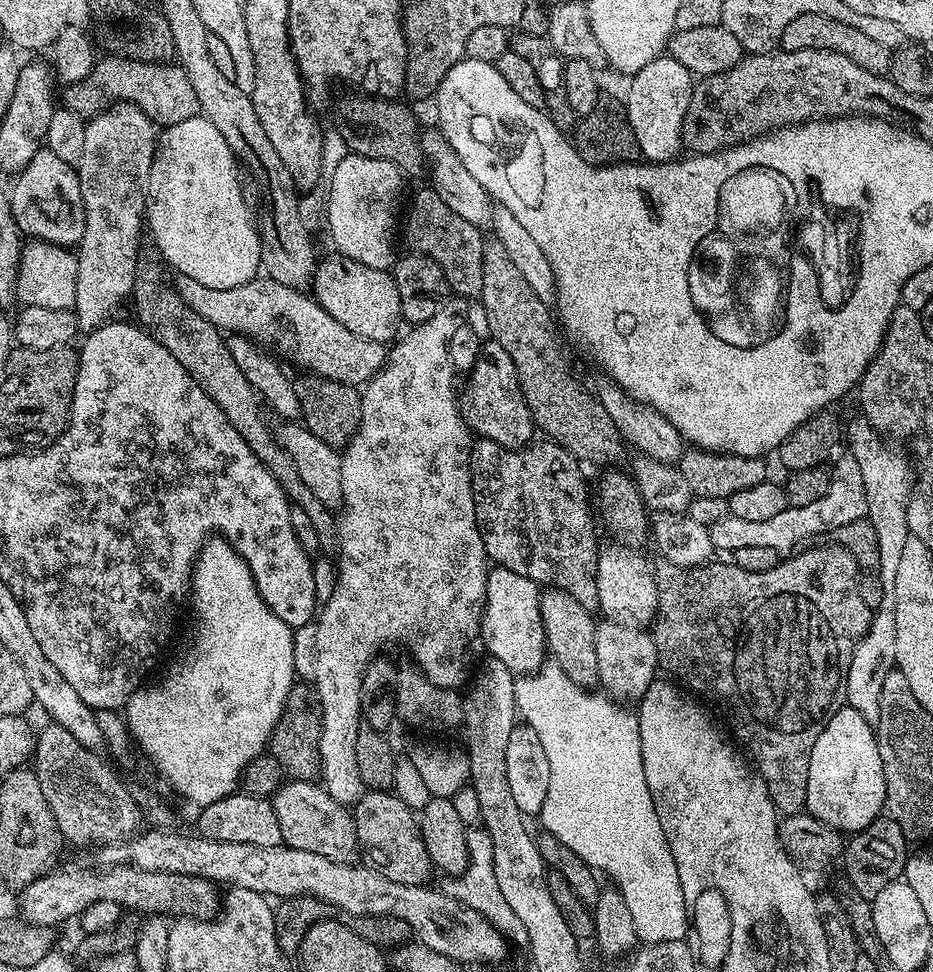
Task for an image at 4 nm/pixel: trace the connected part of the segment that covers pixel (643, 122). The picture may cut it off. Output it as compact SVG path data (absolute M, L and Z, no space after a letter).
M661 54L655 60L646 62L646 66L635 72L631 80L626 107L628 121L640 147L640 156L648 162L675 161L682 152L682 122L686 118L694 87L692 72L673 56Z

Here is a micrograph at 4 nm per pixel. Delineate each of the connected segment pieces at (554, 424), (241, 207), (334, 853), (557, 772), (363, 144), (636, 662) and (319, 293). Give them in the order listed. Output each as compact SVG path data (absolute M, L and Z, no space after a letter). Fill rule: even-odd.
M495 238L485 239L482 258L482 290L478 297L482 316L486 318L493 341L511 354L523 398L537 429L545 432L551 443L561 444L585 465L623 465L623 460L625 463L630 456L626 441L618 426L614 426L614 418L606 414L606 406L602 406L591 391L587 392L576 381L572 373L572 360L560 341L561 333L553 309L532 291L502 242Z
M201 114L186 118L186 122L167 125L159 133L155 156L152 159L152 169L148 175L148 186L146 189L146 228L147 231L152 231L152 240L156 243L157 250L160 251L161 258L159 257L159 259L169 269L177 268L175 271L179 275L185 276L186 278L194 278L194 282L202 282L202 286L214 286L214 290L230 290L234 286L242 286L246 282L257 279L258 273L261 271L258 224L254 219L253 209L251 212L248 209L247 202L244 201L244 192L240 189L240 180L236 177L236 168L238 169L238 161L232 155L226 138L222 138L222 134L218 130L218 126L214 126L214 122L210 122L207 116Z
M289 779L271 797L271 802L287 847L310 850L310 854L322 854L322 858L343 864L351 864L357 859L360 843L356 837L356 817L349 805L338 803L319 783Z
M545 662L536 669L521 675L514 686L514 698L516 699L516 711L519 719L524 720L533 728L535 735L542 738L542 746L546 750L546 758L550 758L550 790L546 790L546 802L542 802L542 810L538 817L543 831L549 836L558 838L562 846L570 846L582 862L595 868L597 873L609 876L611 883L619 888L622 898L626 898L626 906L634 917L634 930L637 937L644 944L657 944L658 942L674 942L683 940L690 932L690 917L688 907L682 894L682 882L678 882L678 866L674 866L674 854L670 854L670 842L666 842L666 834L662 834L662 822L658 822L658 810L654 810L654 798L650 798L650 786L646 786L646 774L642 766L642 742L640 741L640 717L631 707L617 702L611 695L603 691L589 690L585 685L575 684L555 662ZM588 748L608 748L608 761L610 761L610 774L608 775L608 792L588 792Z
M363 98L348 100L344 104L344 120L348 129L344 140L357 156L369 156L385 160L400 167L409 177L425 171L426 157L422 143L422 128L416 125L416 116L396 98Z
M604 618L597 623L594 646L598 646L599 683L605 693L620 702L638 702L658 676L658 650L652 641L651 631L635 623L623 624L620 618Z
M331 255L317 263L316 273L312 275L310 288L314 298L346 330L381 342L395 341L401 331L402 301L391 271L374 270L374 266L362 266L354 258Z

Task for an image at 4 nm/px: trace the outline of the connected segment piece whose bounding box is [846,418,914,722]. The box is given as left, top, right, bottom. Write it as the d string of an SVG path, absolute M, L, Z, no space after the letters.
M857 418L849 424L847 421L846 448L848 444L847 451L862 470L862 484L866 486L868 503L866 519L871 522L878 534L878 567L880 567L878 587L883 593L872 613L872 625L858 642L854 650L854 658L850 658L850 670L846 674L847 707L858 710L858 714L862 714L862 718L870 722L875 722L880 716L882 685L886 682L886 674L890 674L896 668L898 630L896 629L894 577L898 575L898 562L910 535L906 510L914 487L913 461L903 451L900 453L898 449L884 443L888 443L885 437L867 420Z

